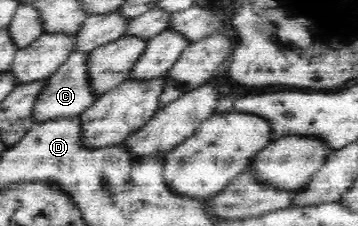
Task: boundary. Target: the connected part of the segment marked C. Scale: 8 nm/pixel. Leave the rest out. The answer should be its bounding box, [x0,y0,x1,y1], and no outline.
[34,50,97,123]

